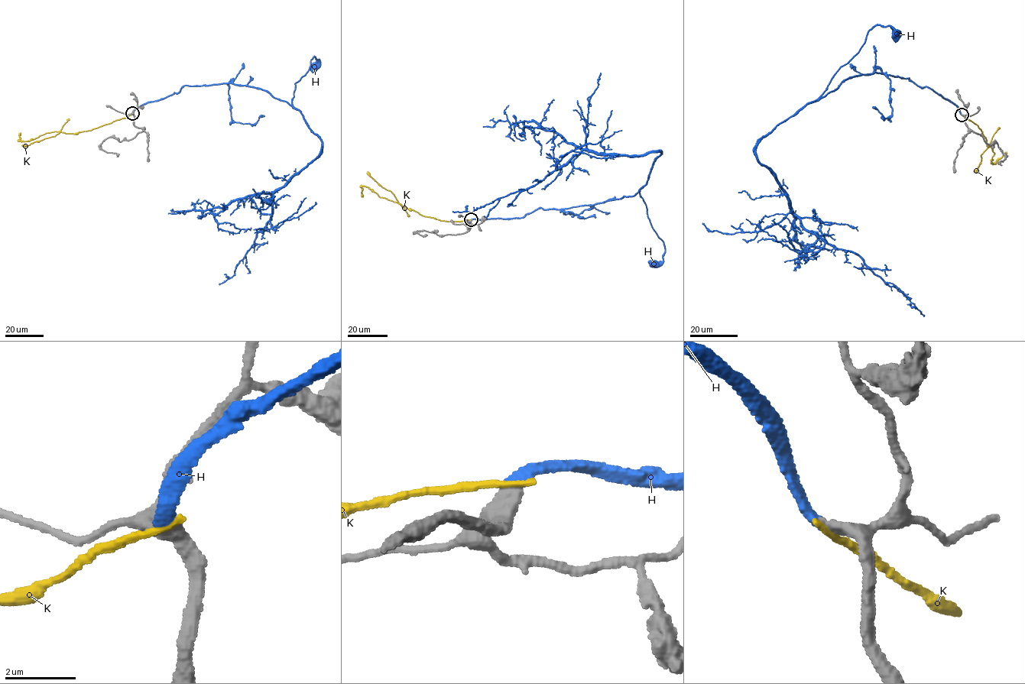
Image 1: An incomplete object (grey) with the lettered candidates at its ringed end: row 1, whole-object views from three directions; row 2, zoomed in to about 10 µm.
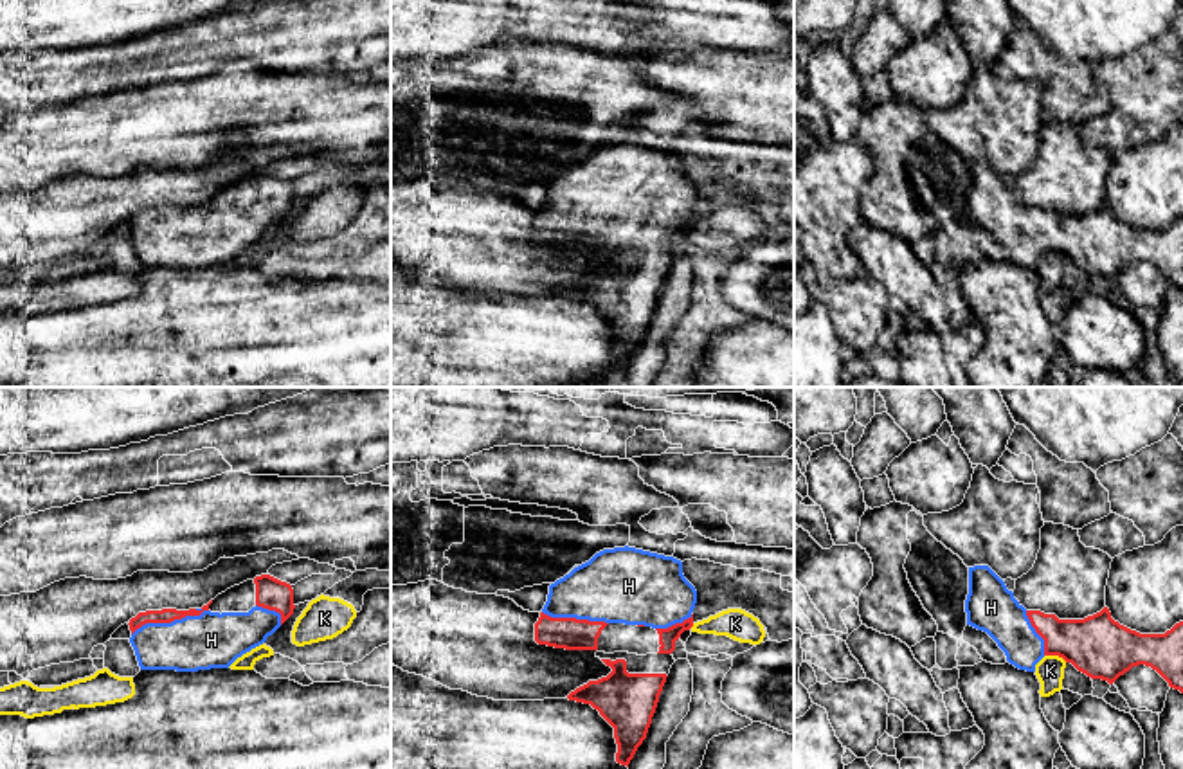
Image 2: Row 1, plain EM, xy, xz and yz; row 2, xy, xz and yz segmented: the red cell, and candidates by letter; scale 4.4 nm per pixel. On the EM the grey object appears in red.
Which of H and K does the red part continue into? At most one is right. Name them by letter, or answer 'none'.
H

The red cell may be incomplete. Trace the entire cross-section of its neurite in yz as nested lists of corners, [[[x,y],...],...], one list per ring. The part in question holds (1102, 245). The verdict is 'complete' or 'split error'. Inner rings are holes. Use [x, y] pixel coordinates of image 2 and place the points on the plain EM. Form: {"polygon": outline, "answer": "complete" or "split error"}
{"polygon": [[[989,162],[969,164],[965,209],[967,222],[987,229],[1019,267],[1035,268],[1044,252],[1059,252],[1088,274],[1113,281],[1133,263],[1145,261],[1183,290],[1183,218],[1165,231],[1140,231],[1115,218],[1107,204],[1084,216],[1059,216],[1055,211],[1026,207]]], "answer": "split error"}

